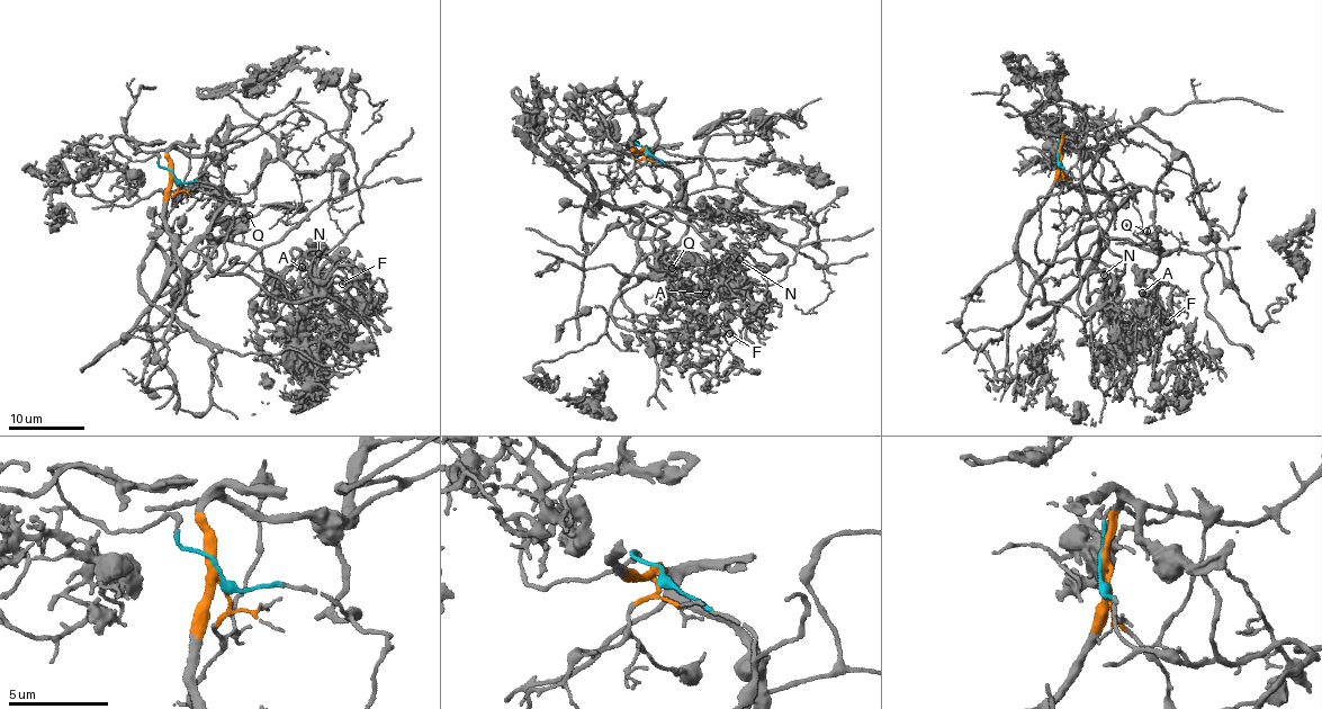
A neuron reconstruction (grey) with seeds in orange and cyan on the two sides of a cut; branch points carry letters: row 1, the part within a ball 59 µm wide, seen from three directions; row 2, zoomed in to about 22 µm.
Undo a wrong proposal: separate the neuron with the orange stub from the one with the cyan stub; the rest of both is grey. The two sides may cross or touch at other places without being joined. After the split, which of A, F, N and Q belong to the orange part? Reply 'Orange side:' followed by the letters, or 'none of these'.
Orange side: Q

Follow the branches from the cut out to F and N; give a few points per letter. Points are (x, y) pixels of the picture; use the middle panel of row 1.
F: (647, 150), (701, 162), (654, 165), (653, 247), (700, 254), (673, 285), (730, 333)
N: (647, 150), (683, 180), (701, 162), (654, 165), (671, 208), (653, 247), (700, 254), (717, 277), (739, 259)

